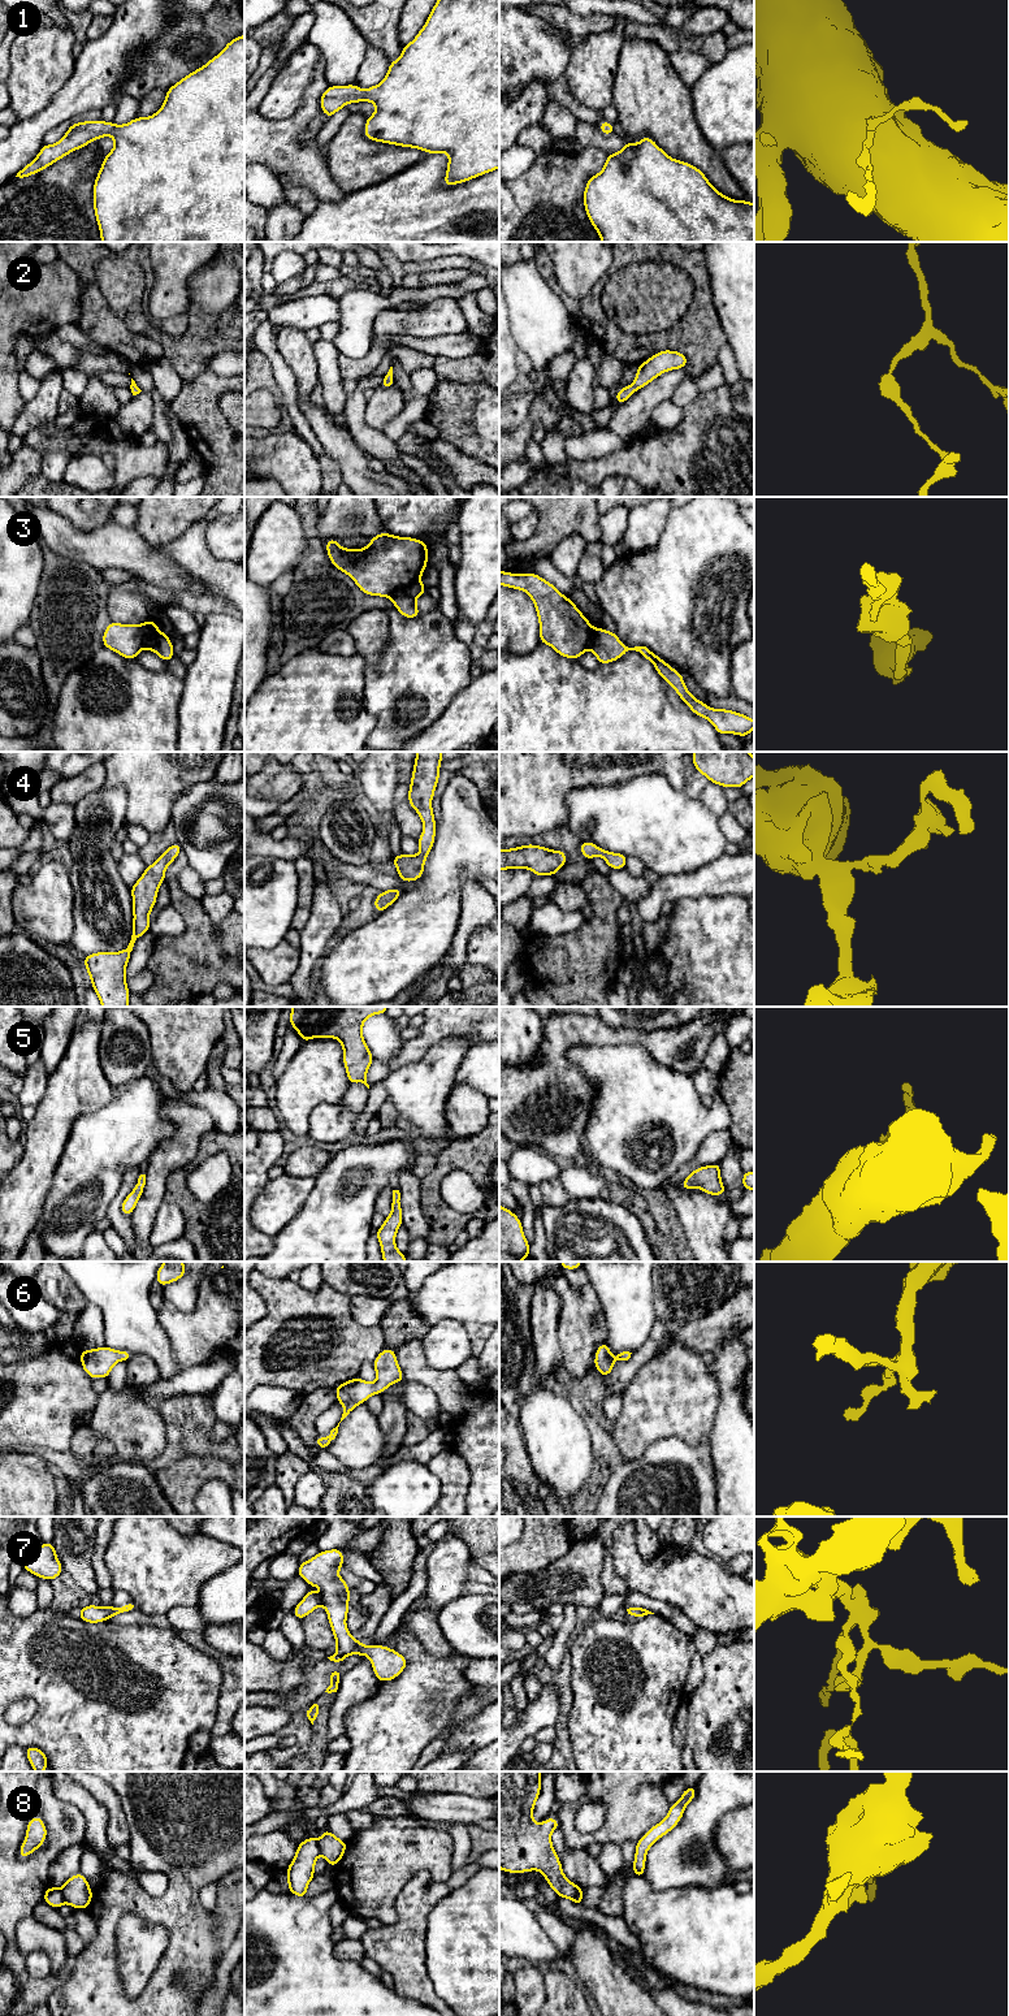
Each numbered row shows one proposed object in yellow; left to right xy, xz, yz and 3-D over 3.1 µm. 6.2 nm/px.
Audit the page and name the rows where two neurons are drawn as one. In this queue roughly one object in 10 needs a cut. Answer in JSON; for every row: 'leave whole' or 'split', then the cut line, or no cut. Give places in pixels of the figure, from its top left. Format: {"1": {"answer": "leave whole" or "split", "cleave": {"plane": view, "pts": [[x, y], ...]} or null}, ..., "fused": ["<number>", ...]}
{"1": {"answer": "leave whole", "cleave": null}, "2": {"answer": "leave whole", "cleave": null}, "3": {"answer": "split", "cleave": {"plane": "xz", "pts": [[419, 578], [397, 588], [389, 596]]}}, "4": {"answer": "leave whole", "cleave": null}, "5": {"answer": "leave whole", "cleave": null}, "6": {"answer": "leave whole", "cleave": null}, "7": {"answer": "leave whole", "cleave": null}, "8": {"answer": "split", "cleave": {"plane": "xy", "pts": [[60, 1889], [65, 1902]]}}, "fused": ["3", "8"]}

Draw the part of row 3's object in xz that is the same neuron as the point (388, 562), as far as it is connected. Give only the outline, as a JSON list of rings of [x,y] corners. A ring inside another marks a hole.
[[[378,533],[364,549],[345,549],[335,538],[326,540],[333,567],[347,574],[368,596],[390,597],[397,589],[419,580],[428,566],[428,545],[419,538]]]

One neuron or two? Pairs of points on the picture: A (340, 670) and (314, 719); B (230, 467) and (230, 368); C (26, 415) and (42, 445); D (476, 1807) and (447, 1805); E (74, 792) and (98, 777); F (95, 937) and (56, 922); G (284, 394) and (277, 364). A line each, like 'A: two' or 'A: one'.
A: one
B: two
C: two
D: one
E: one
F: two
G: one

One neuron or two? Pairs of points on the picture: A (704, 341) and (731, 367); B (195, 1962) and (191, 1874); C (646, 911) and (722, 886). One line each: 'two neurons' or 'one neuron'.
A: two neurons
B: one neuron
C: one neuron

